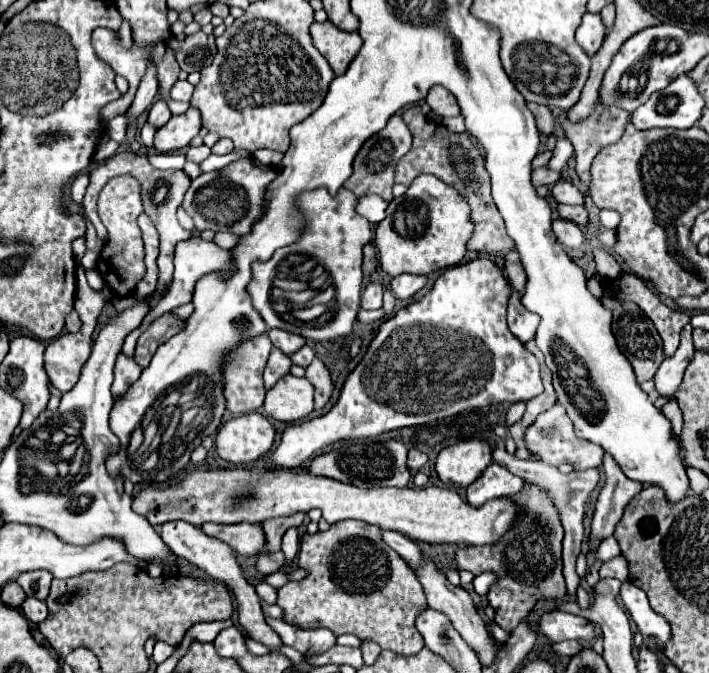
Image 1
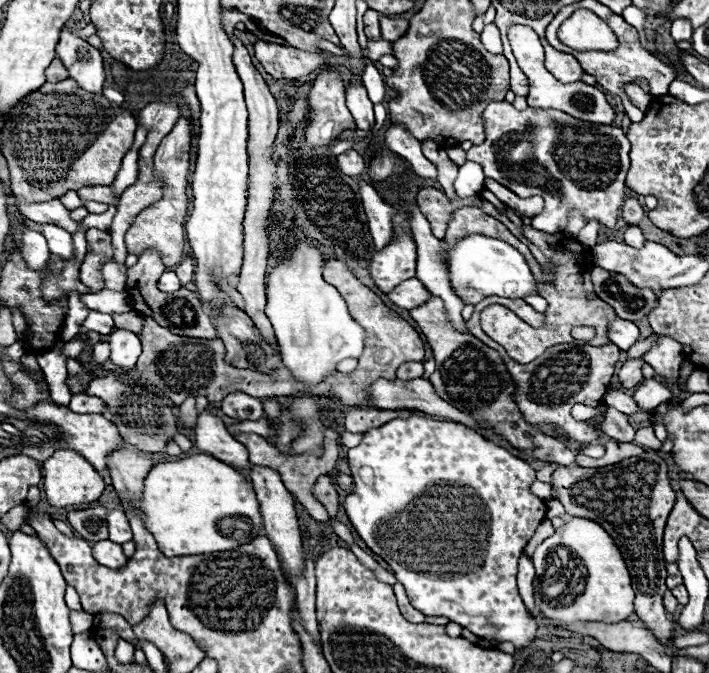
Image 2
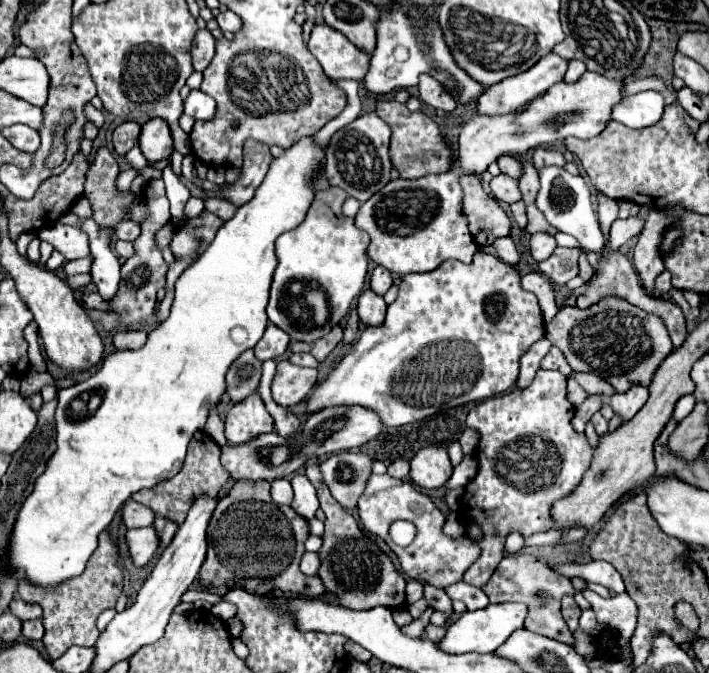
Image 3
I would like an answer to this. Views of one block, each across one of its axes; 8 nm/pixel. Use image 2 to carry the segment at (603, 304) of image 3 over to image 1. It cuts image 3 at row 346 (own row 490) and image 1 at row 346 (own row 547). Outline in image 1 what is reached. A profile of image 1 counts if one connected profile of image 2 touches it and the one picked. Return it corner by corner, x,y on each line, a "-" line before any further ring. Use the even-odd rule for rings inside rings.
600,298
604,302
604,306
608,306
608,310
612,310
612,332
616,336
618,348
620,352
626,356
626,360
632,364
634,374
638,384
642,384
644,380
652,380
652,376
656,374
660,362
664,360
664,352
662,352
662,338
656,332
654,324
650,318
646,318
646,314
634,304
634,302
620,302
616,298

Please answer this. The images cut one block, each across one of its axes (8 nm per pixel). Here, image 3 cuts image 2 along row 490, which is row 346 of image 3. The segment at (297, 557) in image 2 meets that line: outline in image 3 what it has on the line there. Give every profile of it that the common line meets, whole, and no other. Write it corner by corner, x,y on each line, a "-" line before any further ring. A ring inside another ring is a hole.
268,324
264,336
260,338
260,342
254,346
254,354
258,360
270,360
270,358
280,358
286,354
290,344
288,334
284,334
284,330
280,330
278,326

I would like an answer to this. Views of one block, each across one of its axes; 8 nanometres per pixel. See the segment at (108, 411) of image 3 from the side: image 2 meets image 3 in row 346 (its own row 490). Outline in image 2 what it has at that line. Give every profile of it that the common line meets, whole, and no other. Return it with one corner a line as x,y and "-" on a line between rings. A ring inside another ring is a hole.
210,454
156,464
144,478
142,496
132,502
132,510
144,514
144,524
154,534
158,548
166,558
232,550
250,542
256,534
262,534
262,516
252,484
-
222,518
242,520
244,524
236,528
232,536
224,536
218,530

